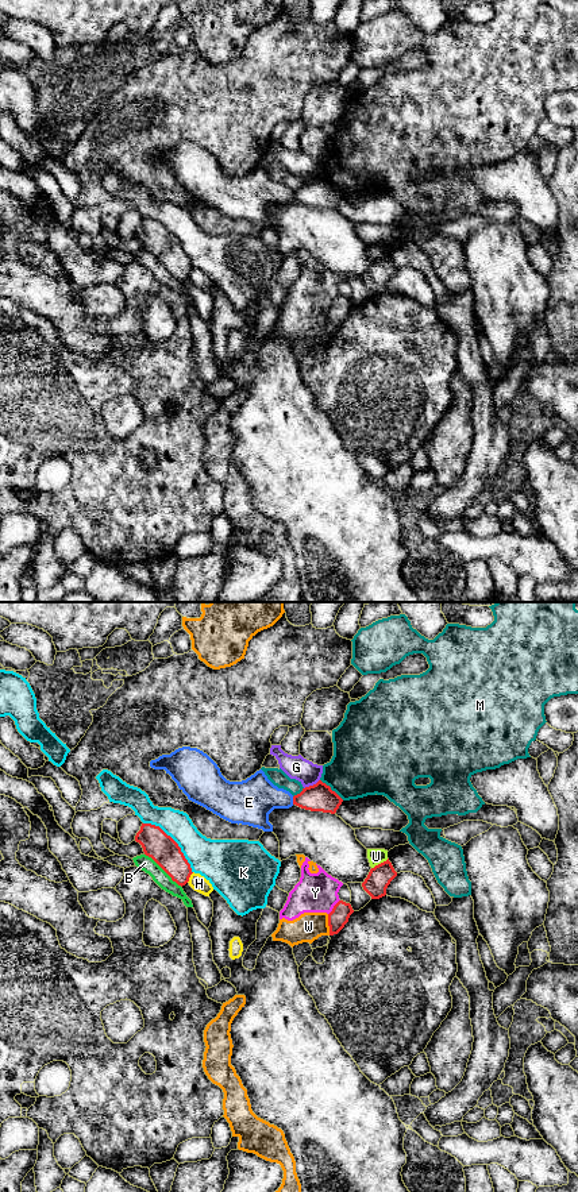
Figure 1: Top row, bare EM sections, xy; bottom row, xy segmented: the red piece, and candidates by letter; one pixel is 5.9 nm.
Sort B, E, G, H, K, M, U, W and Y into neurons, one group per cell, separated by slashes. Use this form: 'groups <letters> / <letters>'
groups B / E / G / H / K / M / U W Y

